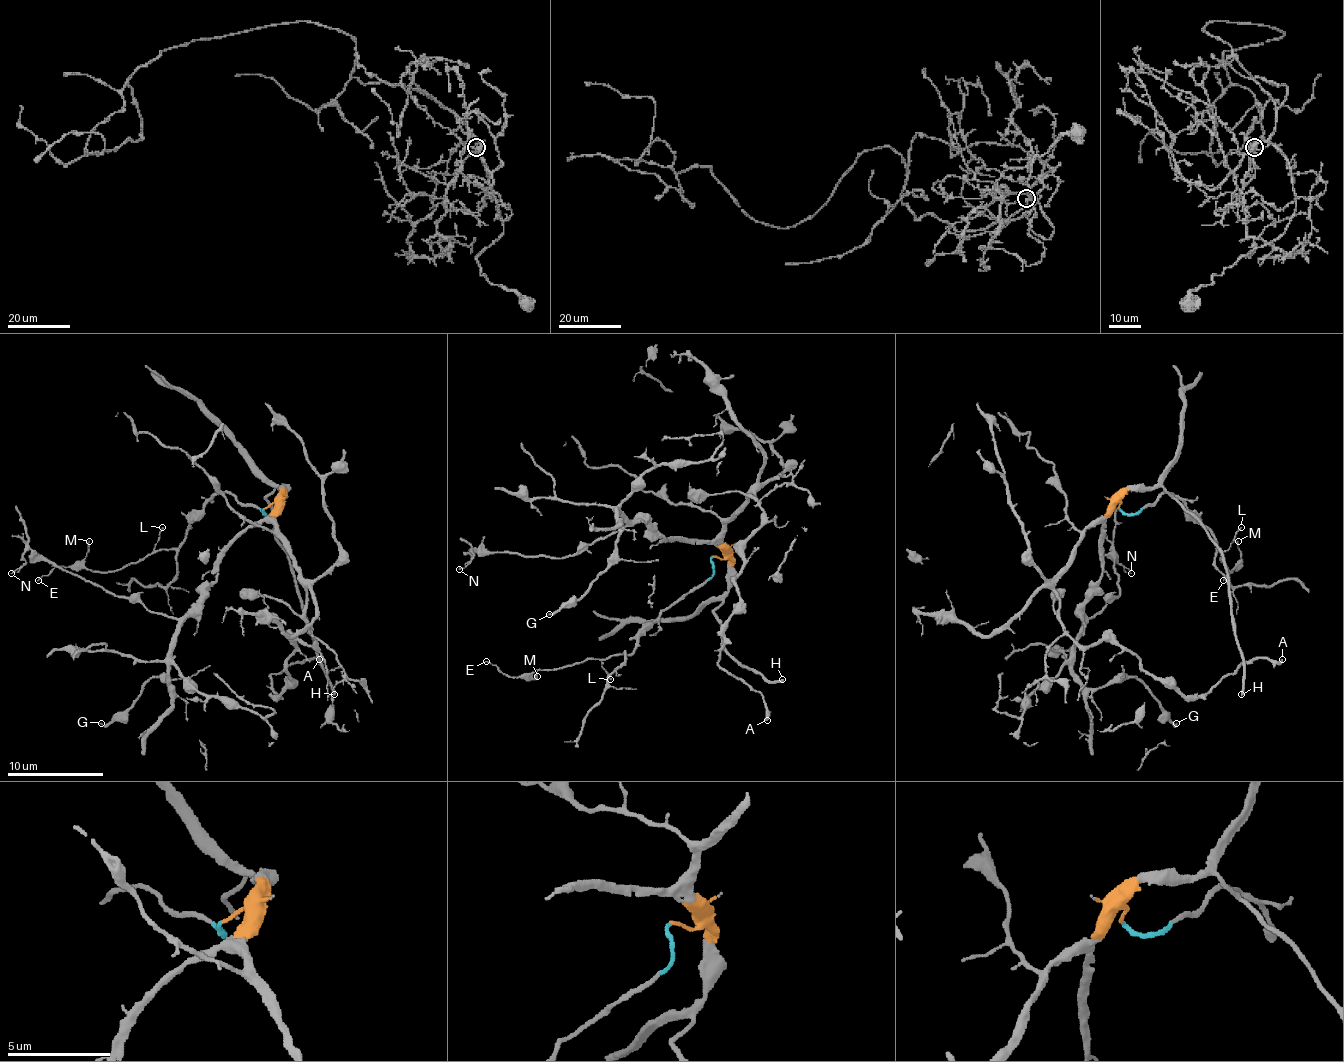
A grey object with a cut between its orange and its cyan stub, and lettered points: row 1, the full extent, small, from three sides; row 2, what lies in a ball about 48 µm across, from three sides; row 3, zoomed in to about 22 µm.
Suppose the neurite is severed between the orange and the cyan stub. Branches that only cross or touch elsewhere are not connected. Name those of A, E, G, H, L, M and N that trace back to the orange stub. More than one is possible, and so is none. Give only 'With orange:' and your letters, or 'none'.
With orange: A, G, H, N

